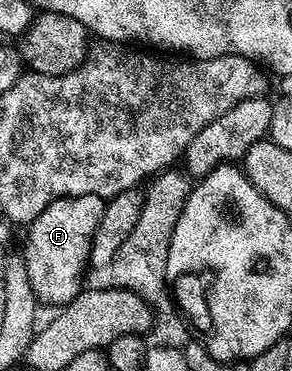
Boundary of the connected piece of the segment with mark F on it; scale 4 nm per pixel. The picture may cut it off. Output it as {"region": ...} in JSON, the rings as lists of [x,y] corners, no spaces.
{"region":[[[71,195],[48,205],[48,209],[29,224],[24,262],[28,281],[39,304],[51,303],[58,309],[71,303],[83,290],[82,274],[88,271],[92,241],[105,208],[106,200],[95,195]]]}

